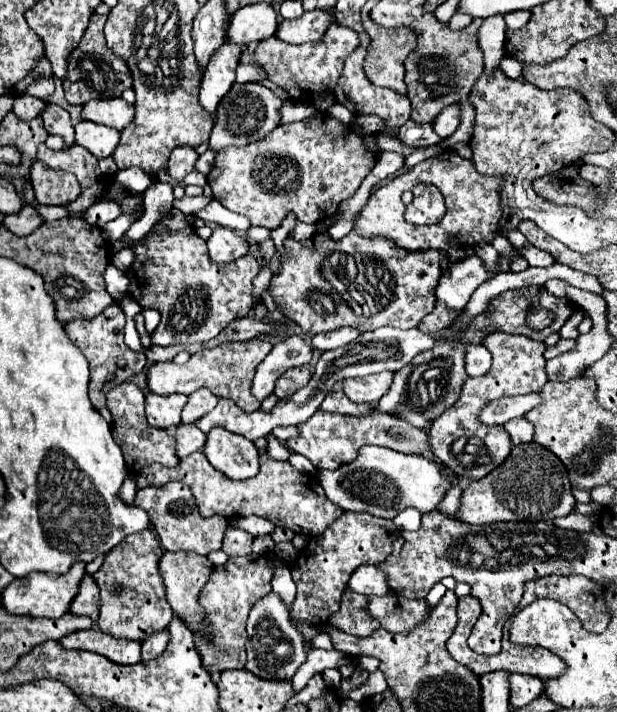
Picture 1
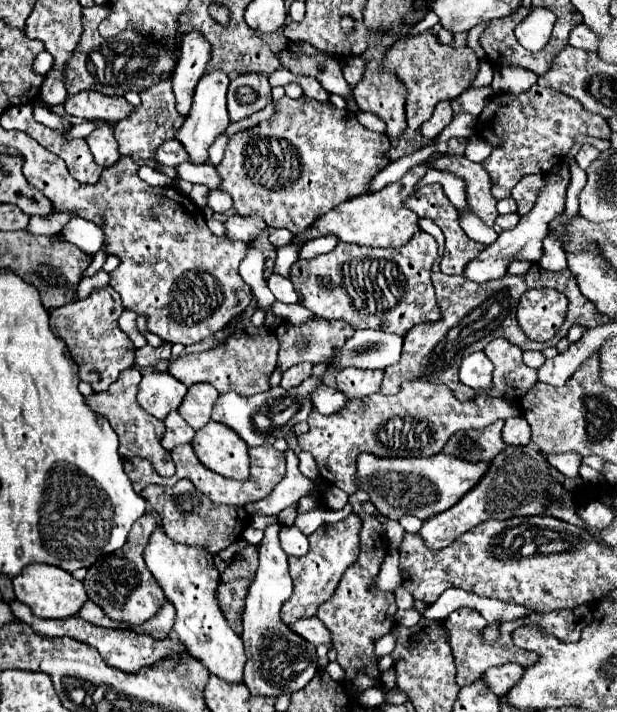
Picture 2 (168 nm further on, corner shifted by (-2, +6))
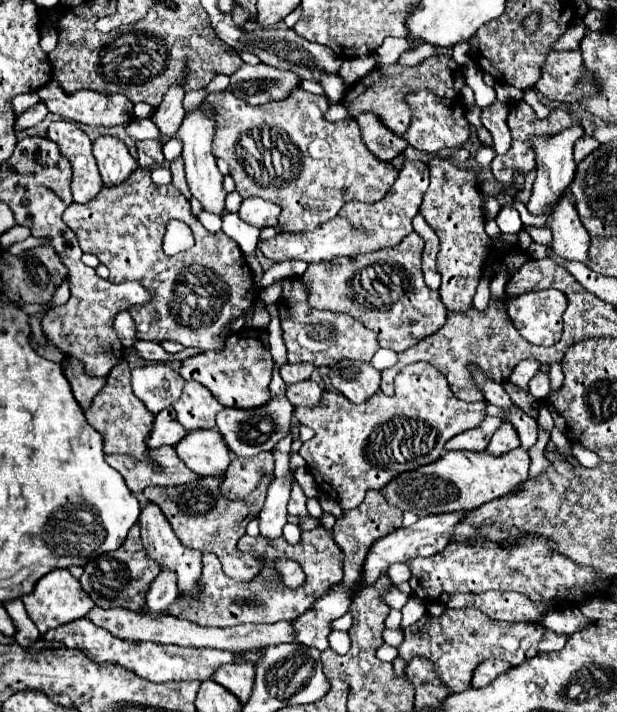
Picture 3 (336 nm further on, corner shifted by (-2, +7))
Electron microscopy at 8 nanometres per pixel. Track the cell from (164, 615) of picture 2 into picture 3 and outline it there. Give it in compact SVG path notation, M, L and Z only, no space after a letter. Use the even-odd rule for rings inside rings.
M161 568L161 574L153 580L147 592L147 608L151 616L165 616L171 604L177 600L177 580L175 574L167 568Z

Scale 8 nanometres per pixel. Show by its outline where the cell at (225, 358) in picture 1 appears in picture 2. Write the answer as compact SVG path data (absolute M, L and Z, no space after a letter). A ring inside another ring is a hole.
M255 327L253 333L249 333L247 329L237 329L227 337L225 345L217 349L185 355L171 361L169 373L177 377L181 383L185 383L187 387L193 383L209 383L219 393L235 391L239 395L255 395L269 389L269 375L277 365L277 347L279 345L273 329L271 331L263 329L263 333Z

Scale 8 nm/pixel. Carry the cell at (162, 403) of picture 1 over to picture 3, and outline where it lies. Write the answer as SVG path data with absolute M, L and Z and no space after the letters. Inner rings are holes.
M149 364L133 368L131 384L135 396L147 406L147 410L157 414L179 400L185 380L167 364Z

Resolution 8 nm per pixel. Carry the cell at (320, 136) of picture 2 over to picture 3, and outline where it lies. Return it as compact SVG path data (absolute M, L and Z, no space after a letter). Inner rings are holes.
M295 88L291 96L283 100L273 100L261 106L251 106L231 92L211 94L209 102L217 108L217 126L213 140L213 156L221 156L229 164L229 174L235 180L235 190L241 198L259 196L281 206L279 224L281 232L305 232L337 216L345 202L379 202L397 178L397 170L391 162L375 160L371 150L361 140L361 128L357 120L329 122L325 112L329 110L329 100L325 96L309 94Z

